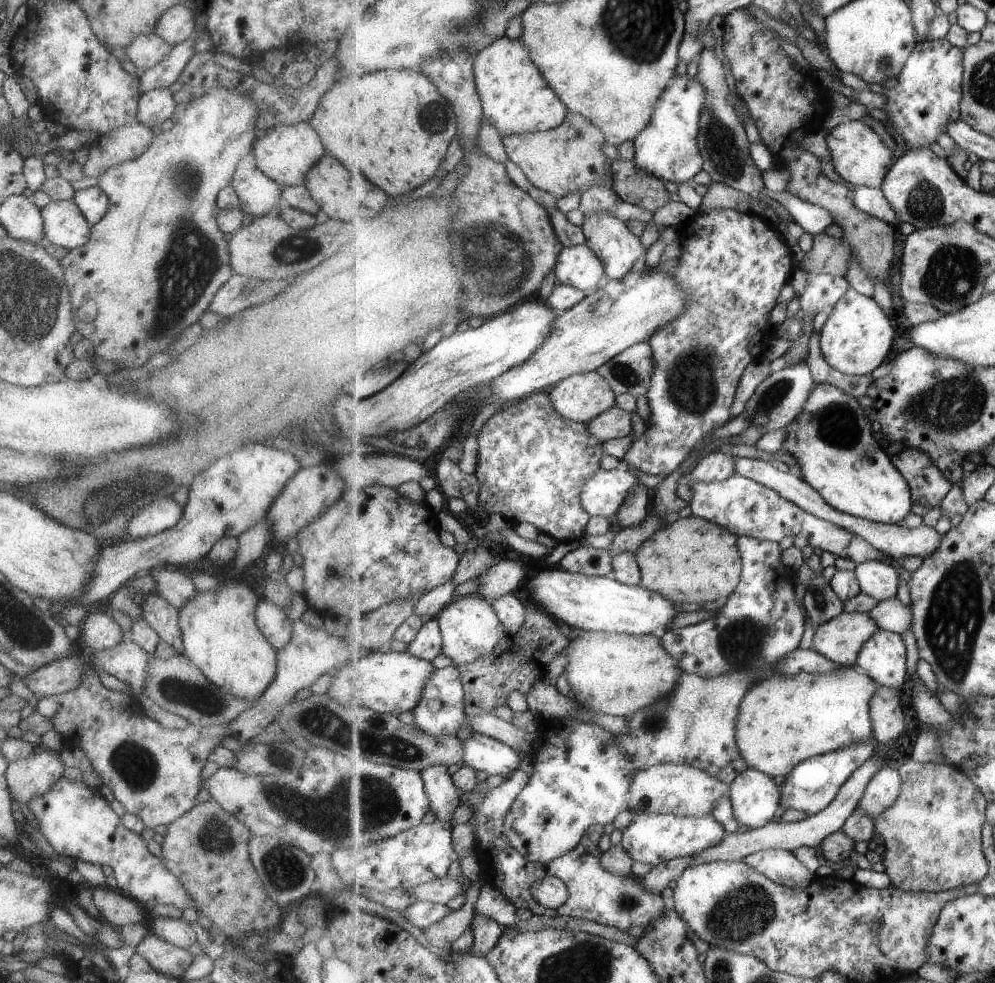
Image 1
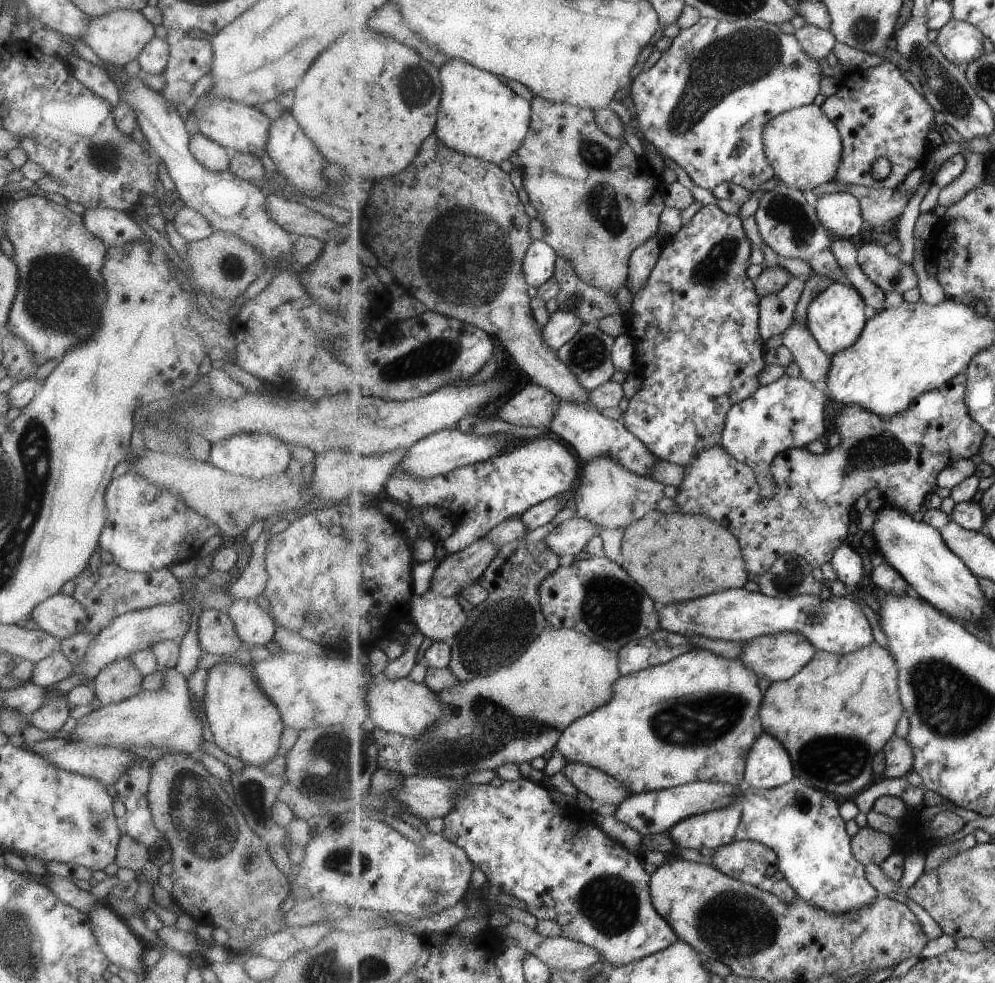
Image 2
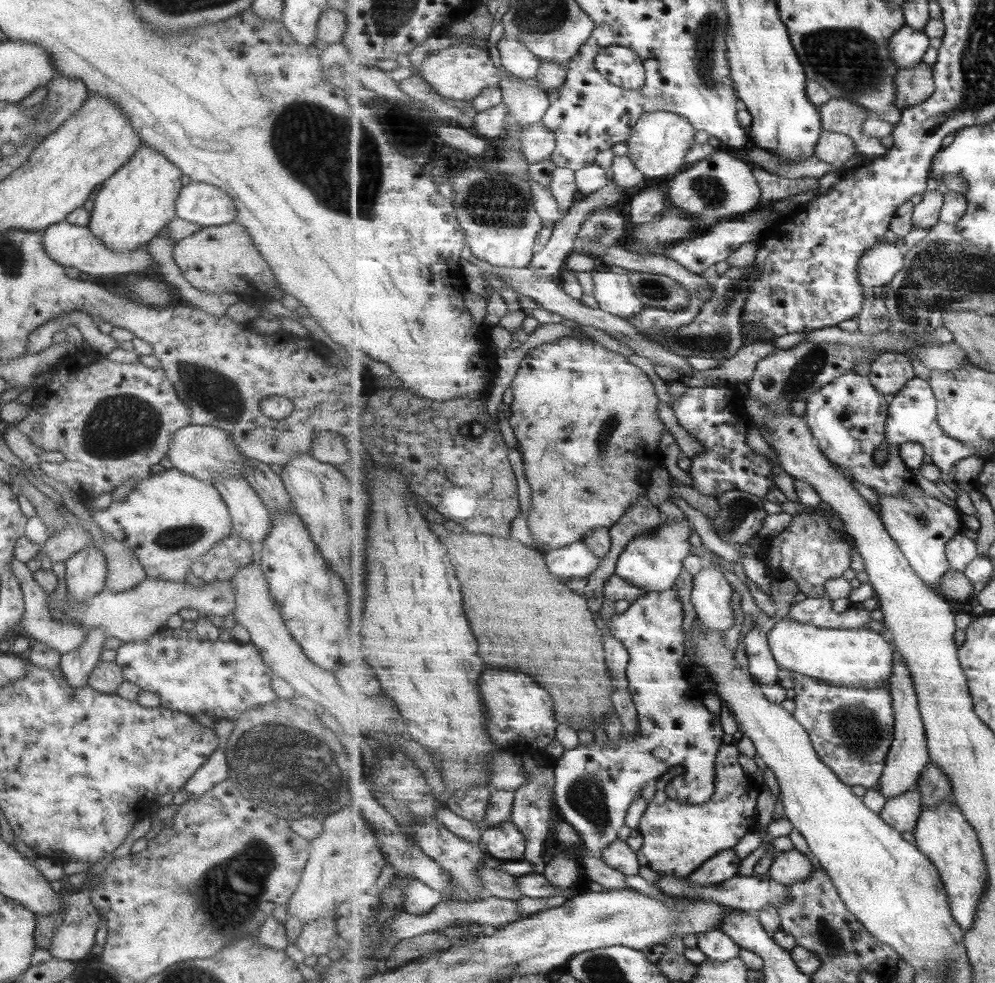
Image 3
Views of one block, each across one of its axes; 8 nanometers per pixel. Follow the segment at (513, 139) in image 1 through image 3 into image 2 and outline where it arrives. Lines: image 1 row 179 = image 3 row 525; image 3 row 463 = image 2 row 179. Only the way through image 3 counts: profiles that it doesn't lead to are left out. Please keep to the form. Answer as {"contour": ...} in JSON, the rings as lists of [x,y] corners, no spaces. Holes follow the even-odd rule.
{"contour":[[[533,97],[531,102],[530,131],[522,147],[510,160],[523,175],[523,188],[529,196],[529,203],[538,210],[537,219],[544,225],[542,240],[551,244],[559,256],[573,262],[581,280],[615,296],[621,286],[627,285],[634,250],[659,232],[661,214],[668,207],[667,184],[660,174],[633,152],[629,142],[603,132],[595,119],[594,110],[543,97]]]}

